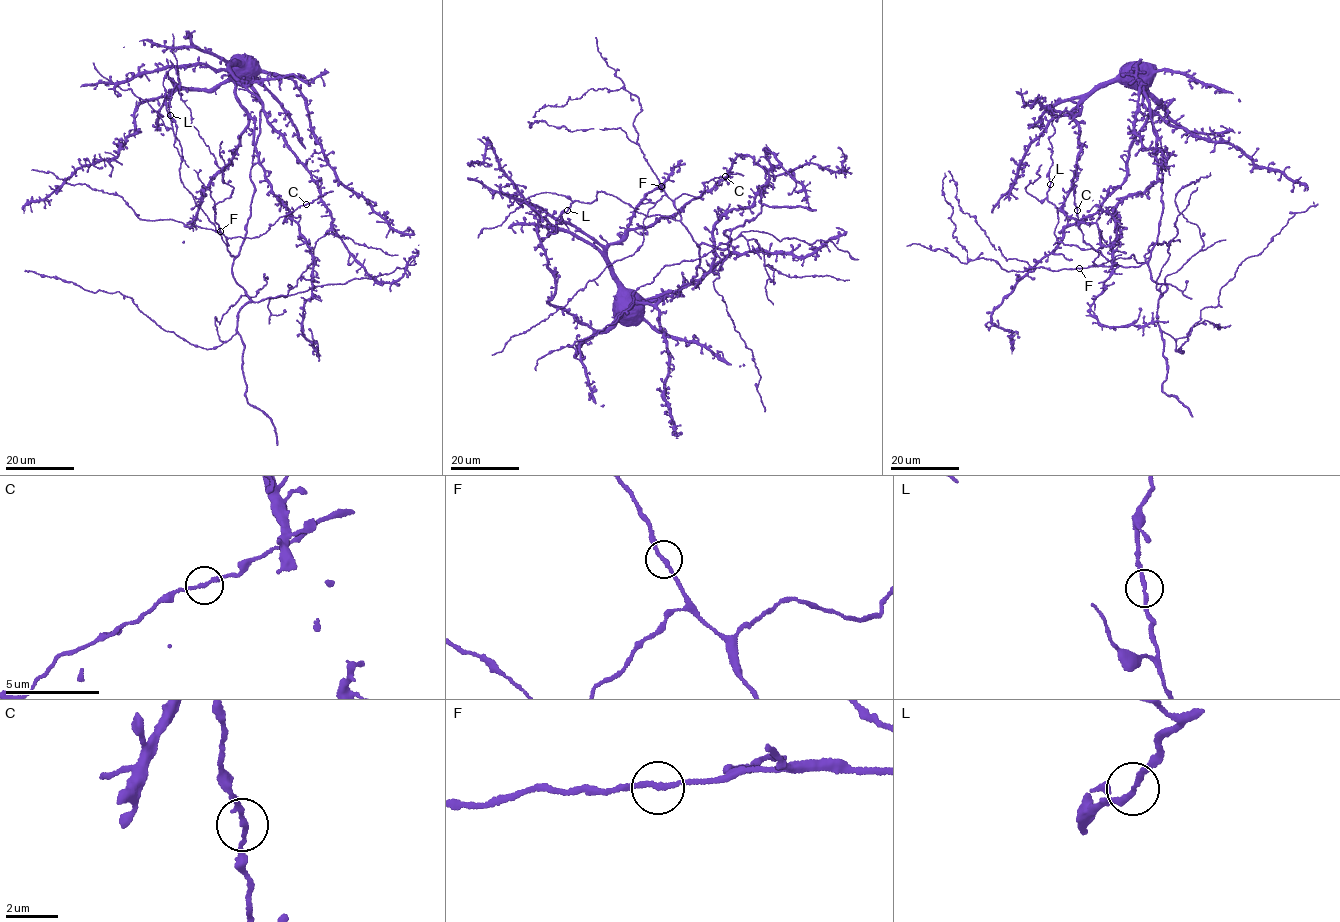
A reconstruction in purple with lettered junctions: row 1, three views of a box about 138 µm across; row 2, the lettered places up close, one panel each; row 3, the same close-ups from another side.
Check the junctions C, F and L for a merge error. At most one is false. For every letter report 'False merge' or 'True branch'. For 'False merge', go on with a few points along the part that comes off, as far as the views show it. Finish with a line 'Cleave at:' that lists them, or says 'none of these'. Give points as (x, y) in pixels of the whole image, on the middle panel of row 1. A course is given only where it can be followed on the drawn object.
C: True branch
F: True branch
L: True branch
Cleave at: none of these

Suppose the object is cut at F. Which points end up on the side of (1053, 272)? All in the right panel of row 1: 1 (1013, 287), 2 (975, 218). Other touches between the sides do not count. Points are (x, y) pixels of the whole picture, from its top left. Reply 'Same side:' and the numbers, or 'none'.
Same side: 2

